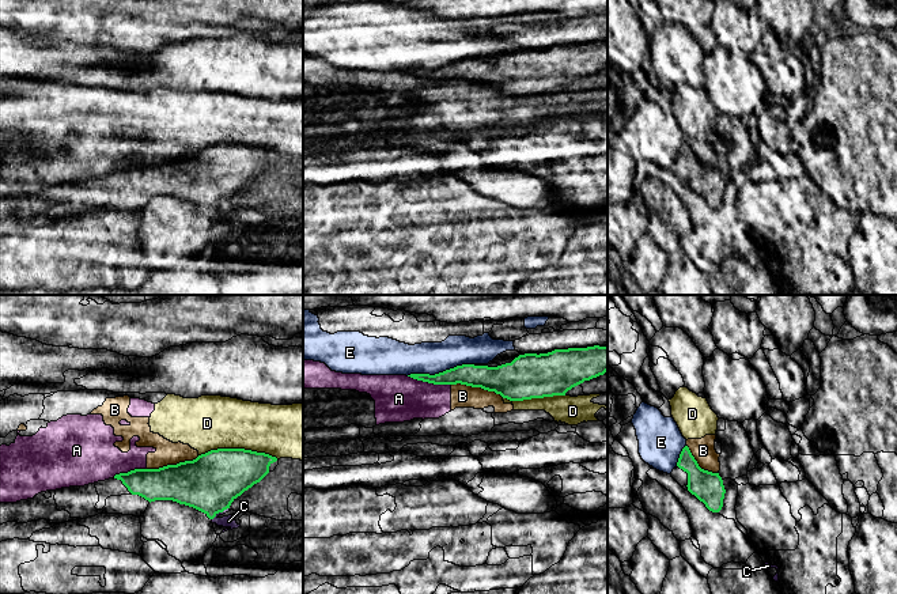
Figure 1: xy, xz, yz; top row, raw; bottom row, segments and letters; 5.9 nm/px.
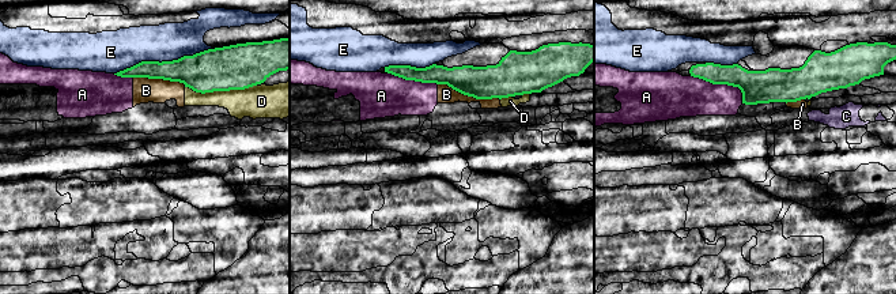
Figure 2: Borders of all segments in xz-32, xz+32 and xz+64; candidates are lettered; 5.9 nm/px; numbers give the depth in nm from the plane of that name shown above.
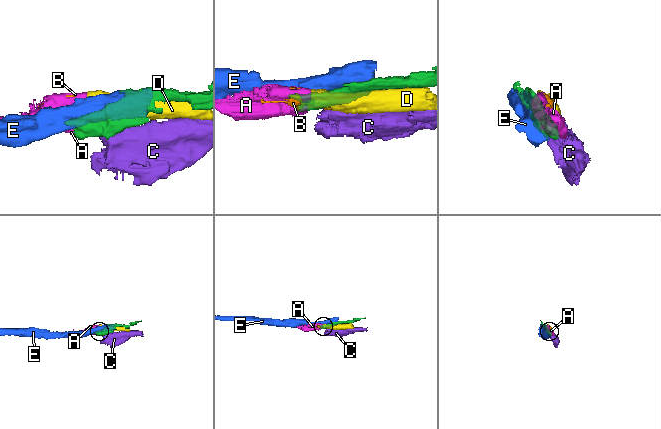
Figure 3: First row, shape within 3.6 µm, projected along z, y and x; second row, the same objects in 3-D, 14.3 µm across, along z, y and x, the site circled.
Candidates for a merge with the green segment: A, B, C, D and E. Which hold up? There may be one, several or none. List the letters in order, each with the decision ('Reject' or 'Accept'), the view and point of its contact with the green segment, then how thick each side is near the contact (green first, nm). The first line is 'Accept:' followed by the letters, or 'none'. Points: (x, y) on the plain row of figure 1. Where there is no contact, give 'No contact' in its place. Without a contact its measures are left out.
Accept: none
A: Reject. Touches green at xz (430, 78). Thickness 130 nm (green) against 280 nm
B: Reject. Touches green at xy (173, 161). Thickness 340 nm (green) against 140 nm
C: Reject. Touches green at xy (220, 207). Thickness 340 nm (green) against 70 nm
D: Reject. Touches green at xy (238, 144). Thickness 340 nm (green) against 320 nm
E: Reject. Touches green at xz (439, 68). Thickness 130 nm (green) against 190 nm

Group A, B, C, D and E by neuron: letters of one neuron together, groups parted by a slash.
A B D / C / E

